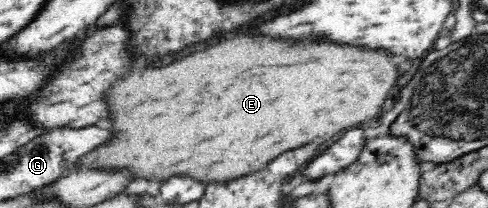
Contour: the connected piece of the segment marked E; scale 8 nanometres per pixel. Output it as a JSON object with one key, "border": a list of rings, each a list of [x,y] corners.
{"border":[[[260,33],[238,35],[230,41],[222,41],[214,47],[208,47],[208,49],[192,53],[192,55],[180,59],[180,61],[174,61],[172,65],[166,65],[166,67],[160,67],[160,69],[136,69],[128,77],[118,81],[108,91],[110,111],[114,113],[110,129],[116,133],[116,137],[110,145],[102,145],[100,149],[96,149],[96,151],[88,153],[86,157],[82,157],[78,163],[80,163],[80,167],[94,167],[94,169],[126,169],[134,177],[160,179],[160,181],[166,181],[172,175],[189,175],[206,183],[226,182],[234,178],[244,177],[246,174],[257,172],[258,169],[266,167],[270,161],[274,161],[274,157],[278,157],[278,155],[282,155],[290,149],[298,149],[302,145],[308,145],[310,141],[316,141],[318,137],[330,137],[330,135],[346,129],[348,125],[358,125],[358,123],[364,123],[364,121],[372,119],[374,115],[378,115],[382,111],[384,101],[388,99],[388,93],[396,85],[398,75],[400,75],[398,67],[390,59],[392,57],[388,53],[358,49],[358,47],[352,47],[352,45],[338,45],[334,41],[324,41],[324,39],[316,41],[316,43],[296,43],[294,45],[294,43],[288,43],[288,41],[264,37]]]}

